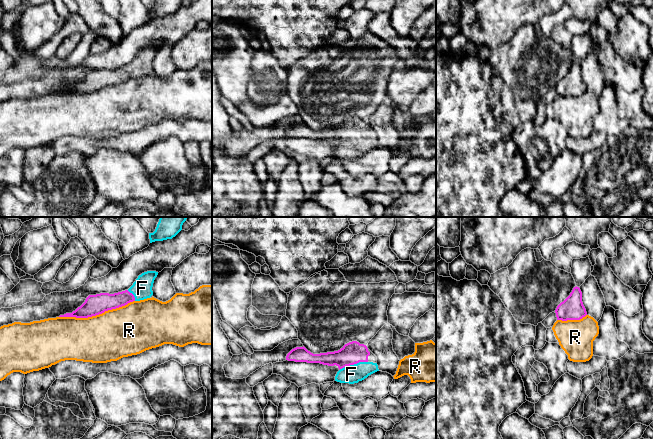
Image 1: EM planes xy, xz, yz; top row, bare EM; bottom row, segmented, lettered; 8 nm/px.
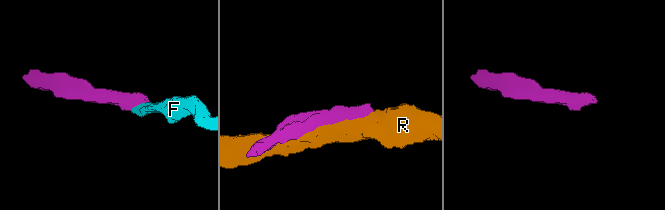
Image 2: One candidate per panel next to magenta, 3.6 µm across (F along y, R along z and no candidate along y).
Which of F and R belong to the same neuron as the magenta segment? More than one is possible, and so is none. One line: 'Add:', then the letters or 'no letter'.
Add: F

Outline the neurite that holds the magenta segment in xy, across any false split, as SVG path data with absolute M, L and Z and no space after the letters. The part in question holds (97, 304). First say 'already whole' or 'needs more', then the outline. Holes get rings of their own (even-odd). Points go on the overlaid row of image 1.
needs more; M147 271L138 276L133 285L125 291L109 294L100 293L89 295L85 302L72 313L59 317L88 318L127 305L133 301L150 298L153 295L152 287L158 272Z

